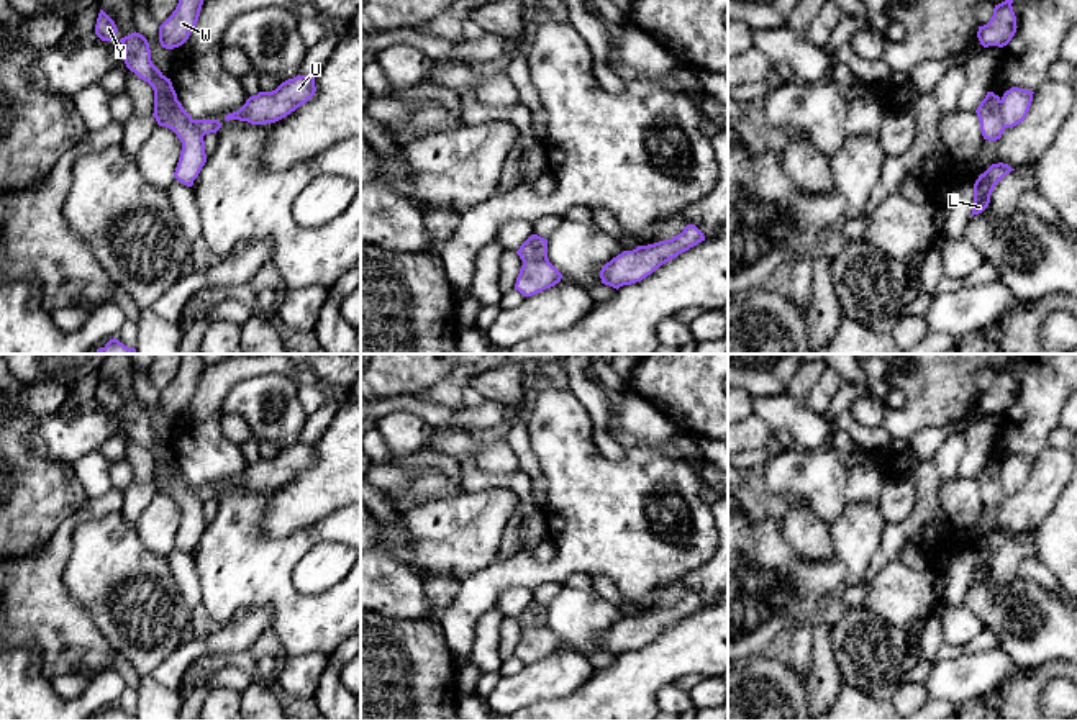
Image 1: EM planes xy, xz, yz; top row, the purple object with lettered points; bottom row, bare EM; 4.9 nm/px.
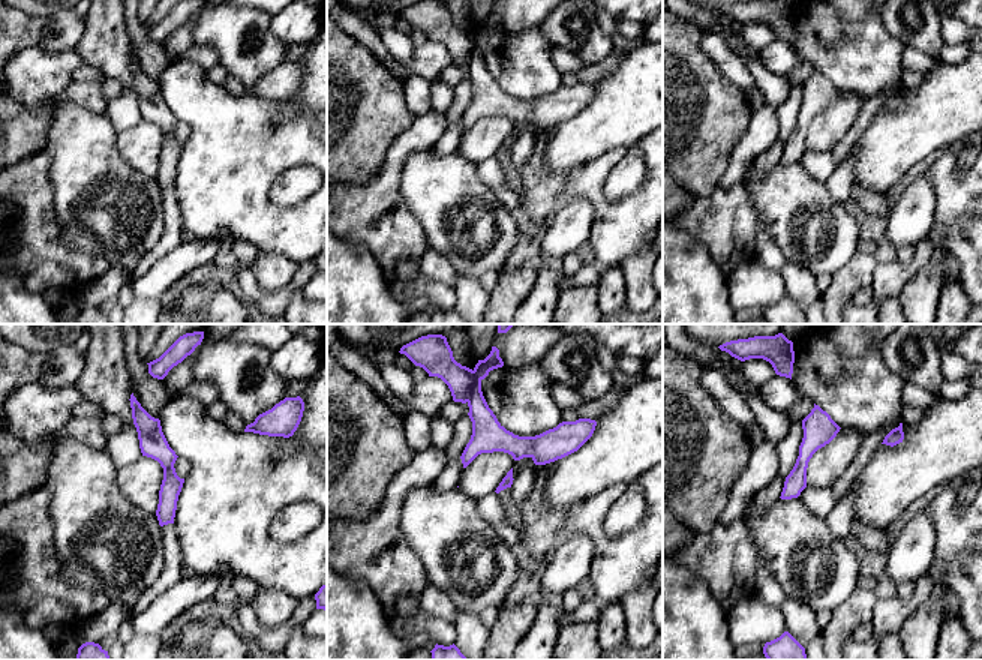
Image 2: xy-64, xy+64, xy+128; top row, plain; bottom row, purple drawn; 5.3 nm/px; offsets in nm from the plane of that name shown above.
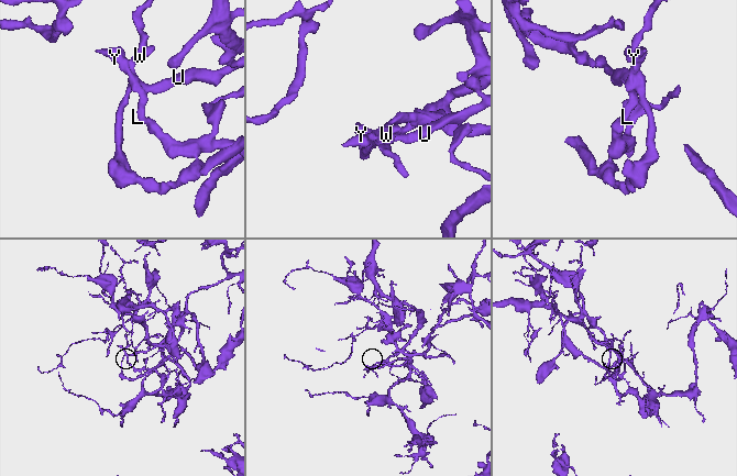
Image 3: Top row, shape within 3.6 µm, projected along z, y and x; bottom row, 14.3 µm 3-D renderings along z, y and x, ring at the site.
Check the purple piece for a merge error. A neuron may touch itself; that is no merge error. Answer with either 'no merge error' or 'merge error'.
merge error

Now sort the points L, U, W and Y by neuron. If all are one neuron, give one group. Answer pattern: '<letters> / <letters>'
L Y / U W

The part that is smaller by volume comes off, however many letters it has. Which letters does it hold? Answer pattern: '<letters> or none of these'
U, W

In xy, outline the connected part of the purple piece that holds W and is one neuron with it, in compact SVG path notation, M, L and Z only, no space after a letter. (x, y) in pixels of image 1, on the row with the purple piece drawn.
M179 0L172 15L159 26L159 43L166 49L182 46L193 31L203 0Z

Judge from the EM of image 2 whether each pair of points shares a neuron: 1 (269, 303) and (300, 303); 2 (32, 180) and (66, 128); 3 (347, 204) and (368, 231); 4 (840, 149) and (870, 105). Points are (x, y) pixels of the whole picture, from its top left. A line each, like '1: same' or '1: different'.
1: different
2: different
3: same
4: same

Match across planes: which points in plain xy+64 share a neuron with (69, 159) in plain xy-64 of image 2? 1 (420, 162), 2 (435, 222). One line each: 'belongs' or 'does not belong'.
1: belongs
2: belongs

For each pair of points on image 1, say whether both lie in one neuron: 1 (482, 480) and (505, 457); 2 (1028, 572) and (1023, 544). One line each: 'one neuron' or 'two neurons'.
1: two neurons
2: two neurons

